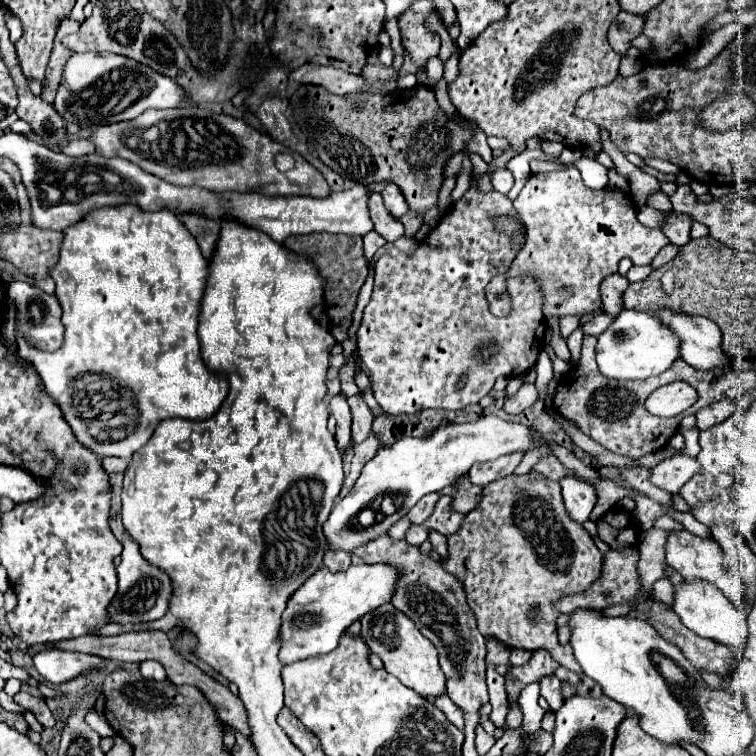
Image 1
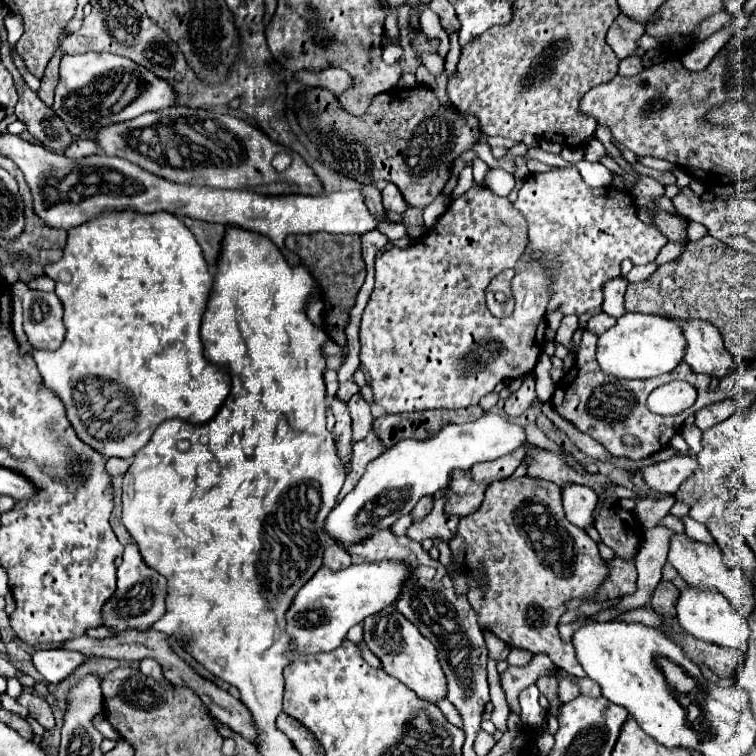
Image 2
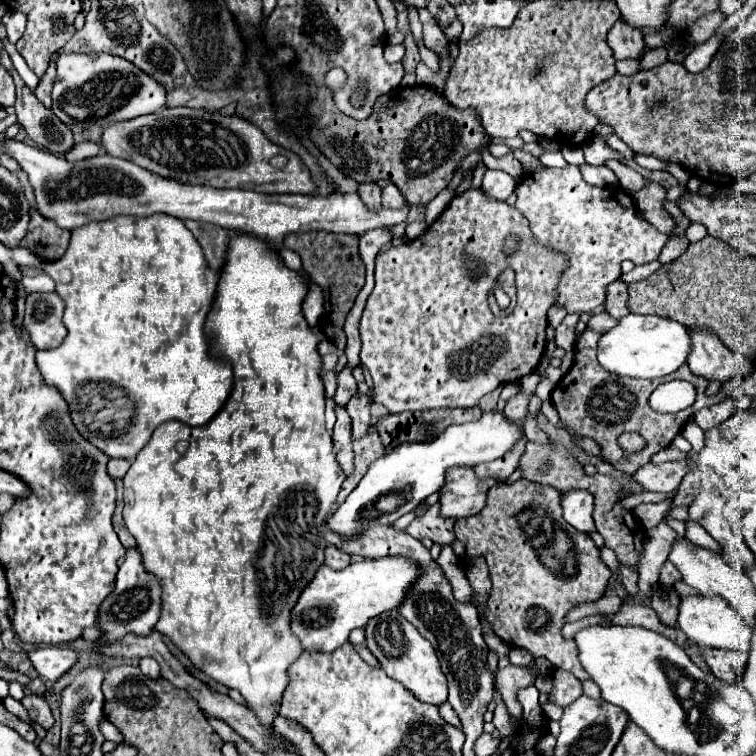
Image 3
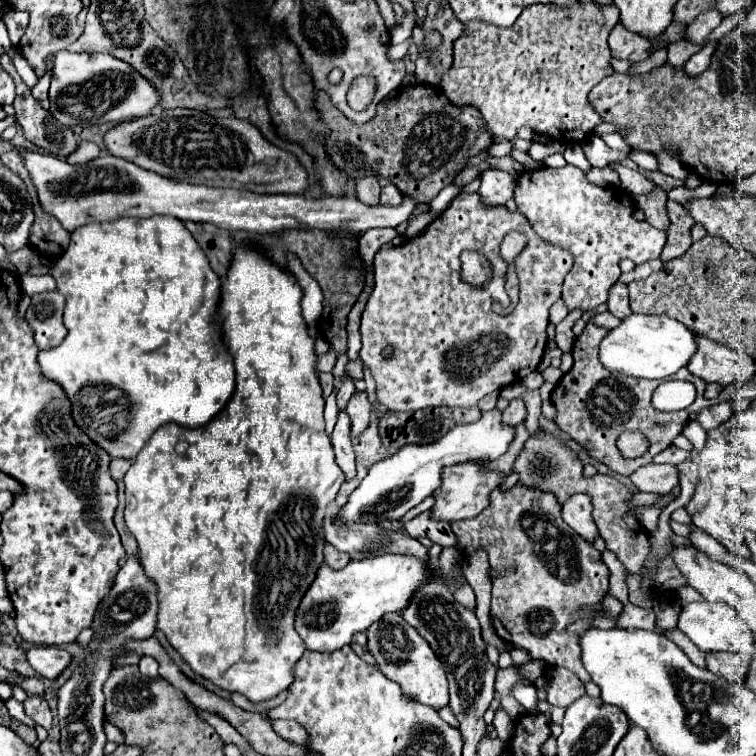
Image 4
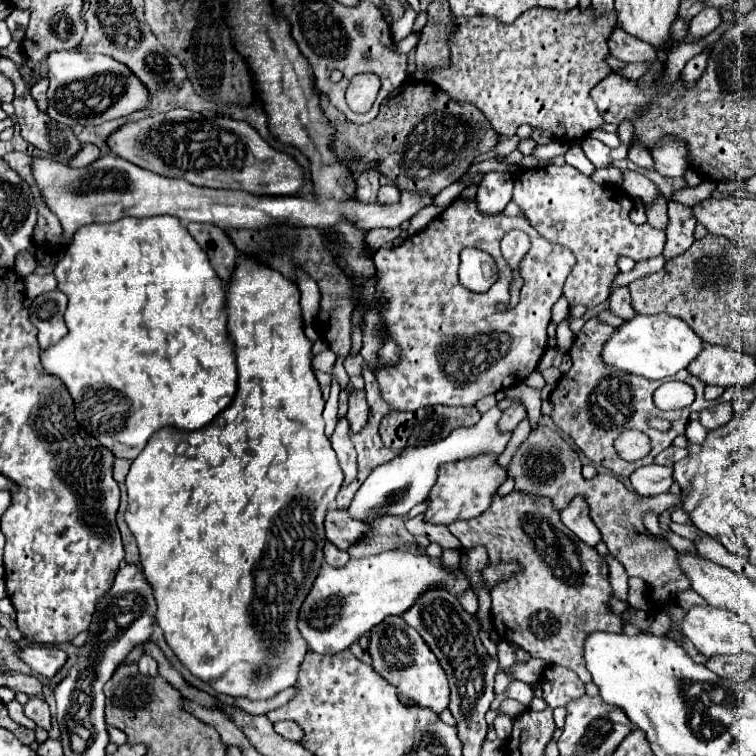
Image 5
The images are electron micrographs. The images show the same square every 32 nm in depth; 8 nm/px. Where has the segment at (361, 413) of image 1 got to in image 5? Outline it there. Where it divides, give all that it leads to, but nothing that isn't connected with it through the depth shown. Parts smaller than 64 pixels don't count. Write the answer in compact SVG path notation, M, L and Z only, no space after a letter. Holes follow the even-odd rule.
M350 390L350 398L348 398L348 422L350 422L350 430L352 432L360 432L368 420L368 402L366 402L366 394L364 390Z

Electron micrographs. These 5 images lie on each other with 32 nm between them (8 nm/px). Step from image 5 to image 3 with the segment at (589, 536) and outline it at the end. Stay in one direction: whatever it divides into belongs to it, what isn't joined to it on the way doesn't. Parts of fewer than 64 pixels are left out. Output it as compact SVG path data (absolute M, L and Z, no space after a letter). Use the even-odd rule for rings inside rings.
M572 490L570 494L564 496L562 508L564 508L564 520L570 526L574 526L578 532L586 532L586 536L596 532L596 526L594 526L594 520L592 520L594 496L590 492Z

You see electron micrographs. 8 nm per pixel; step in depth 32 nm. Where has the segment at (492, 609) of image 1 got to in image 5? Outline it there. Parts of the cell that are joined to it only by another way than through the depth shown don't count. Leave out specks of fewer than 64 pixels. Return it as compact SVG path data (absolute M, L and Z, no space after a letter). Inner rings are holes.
M512 492L504 498L494 496L490 508L484 514L452 524L452 534L460 540L462 548L480 544L488 550L492 562L516 560L524 568L524 572L492 590L492 624L502 640L518 644L532 658L542 658L546 664L572 668L584 684L592 682L584 664L584 636L592 632L624 632L624 624L622 618L610 610L612 586L608 582L606 560L596 550L580 542L580 538L560 522L560 512L552 508L552 502L548 498L526 496L522 492Z

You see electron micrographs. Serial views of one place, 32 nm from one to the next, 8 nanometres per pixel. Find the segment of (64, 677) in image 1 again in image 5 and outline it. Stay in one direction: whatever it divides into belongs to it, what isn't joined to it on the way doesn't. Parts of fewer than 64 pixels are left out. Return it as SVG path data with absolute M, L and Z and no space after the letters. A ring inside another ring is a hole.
M34 644L18 650L18 658L26 662L32 668L32 672L46 678L52 678L58 672L58 668L66 662L66 654L62 650L42 644Z

